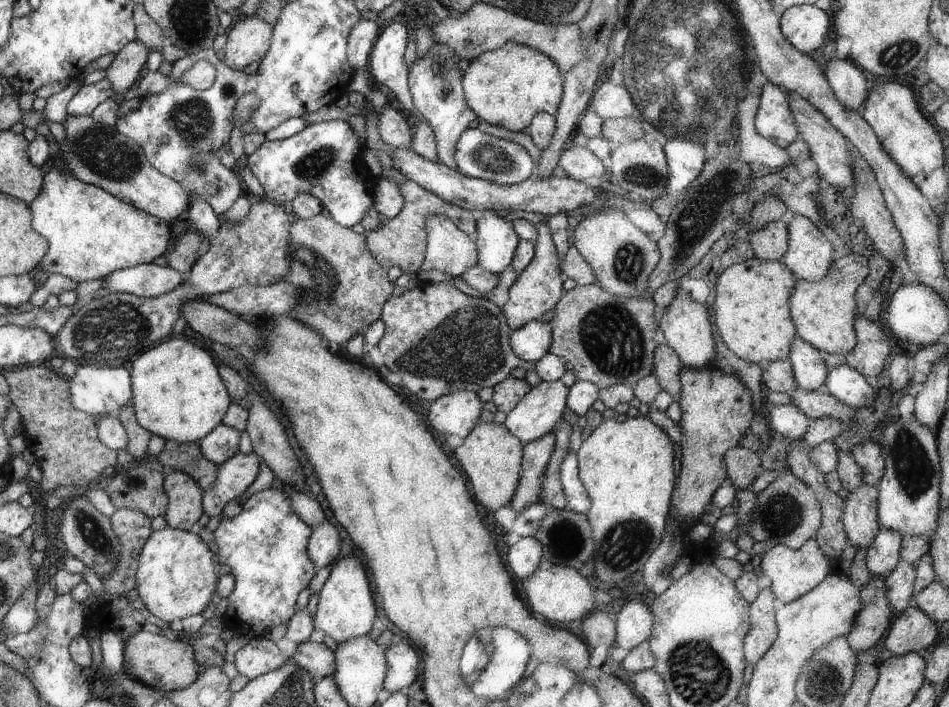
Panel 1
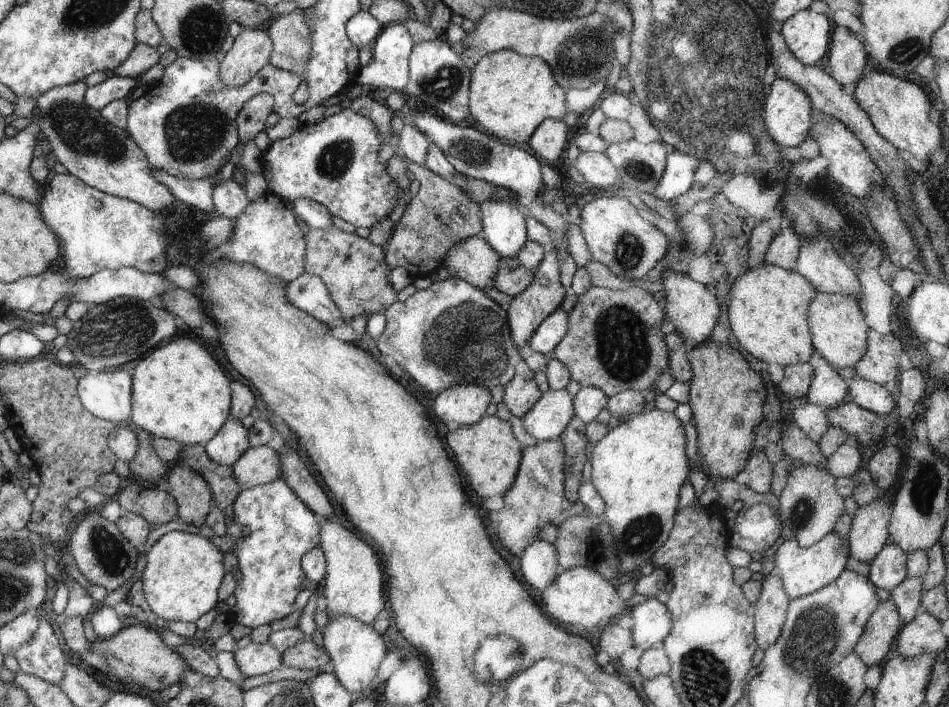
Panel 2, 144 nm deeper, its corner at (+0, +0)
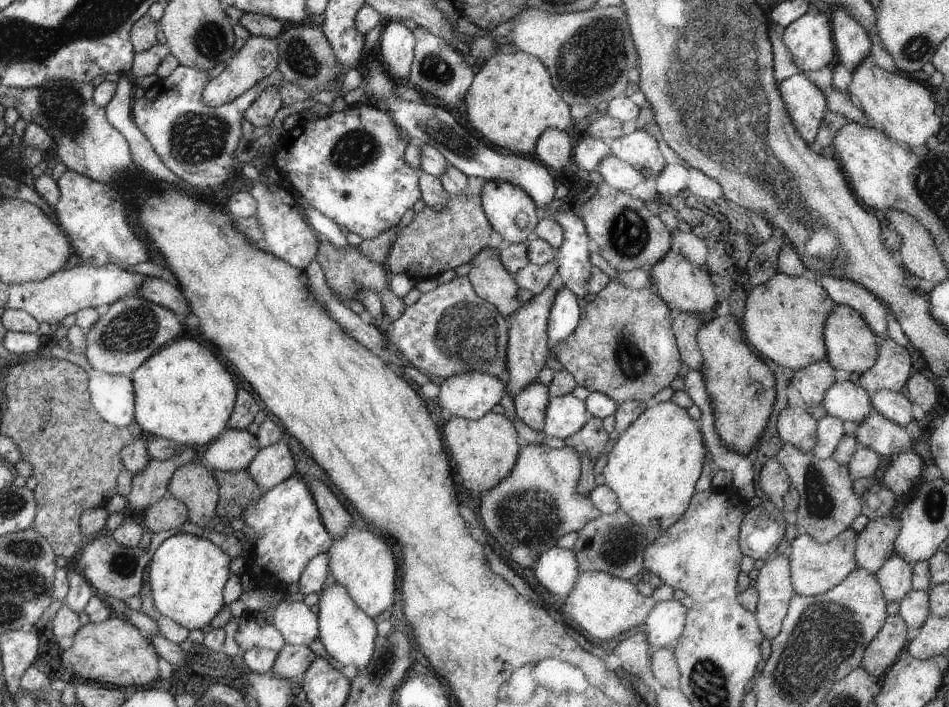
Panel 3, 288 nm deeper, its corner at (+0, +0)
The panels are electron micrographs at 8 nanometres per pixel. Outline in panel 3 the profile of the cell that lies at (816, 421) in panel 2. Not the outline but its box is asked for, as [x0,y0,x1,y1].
[813,416,847,460]

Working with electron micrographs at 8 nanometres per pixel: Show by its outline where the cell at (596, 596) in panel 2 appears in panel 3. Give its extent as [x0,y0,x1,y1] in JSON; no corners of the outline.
[561,572,657,642]

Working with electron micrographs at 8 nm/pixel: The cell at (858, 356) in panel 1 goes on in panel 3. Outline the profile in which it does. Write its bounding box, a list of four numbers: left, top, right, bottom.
[857,340,911,394]

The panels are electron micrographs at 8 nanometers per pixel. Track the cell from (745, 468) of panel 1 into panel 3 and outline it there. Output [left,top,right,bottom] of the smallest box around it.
[757,458,791,504]

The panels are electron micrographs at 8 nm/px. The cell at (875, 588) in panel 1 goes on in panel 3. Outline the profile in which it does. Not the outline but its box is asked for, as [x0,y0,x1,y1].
[861,614,909,682]

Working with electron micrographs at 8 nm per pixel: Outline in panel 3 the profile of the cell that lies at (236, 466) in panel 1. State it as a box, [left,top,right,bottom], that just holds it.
[245,440,295,492]

